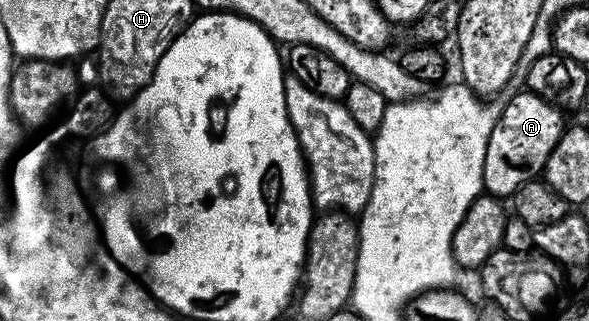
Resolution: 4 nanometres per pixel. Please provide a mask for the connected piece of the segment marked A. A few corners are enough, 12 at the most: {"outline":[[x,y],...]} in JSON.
{"outline":[[521,89],[489,146],[540,176],[567,126],[548,98]]}

